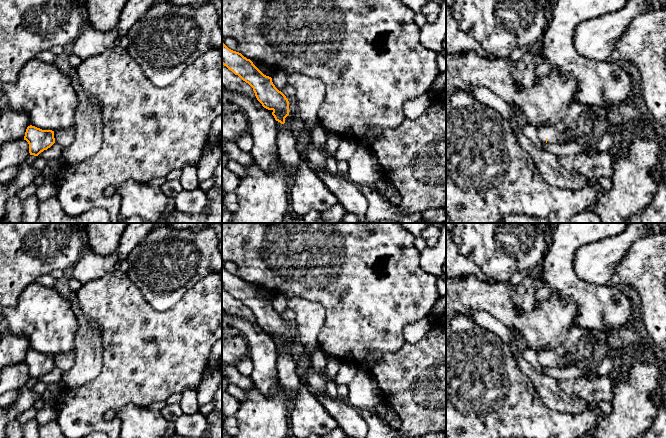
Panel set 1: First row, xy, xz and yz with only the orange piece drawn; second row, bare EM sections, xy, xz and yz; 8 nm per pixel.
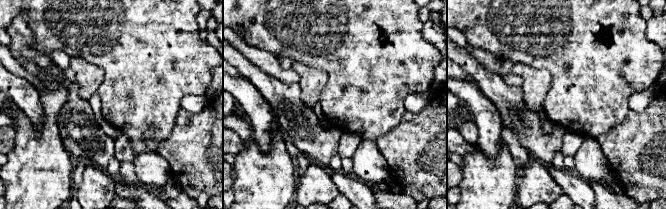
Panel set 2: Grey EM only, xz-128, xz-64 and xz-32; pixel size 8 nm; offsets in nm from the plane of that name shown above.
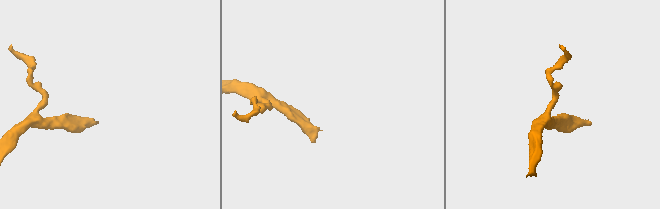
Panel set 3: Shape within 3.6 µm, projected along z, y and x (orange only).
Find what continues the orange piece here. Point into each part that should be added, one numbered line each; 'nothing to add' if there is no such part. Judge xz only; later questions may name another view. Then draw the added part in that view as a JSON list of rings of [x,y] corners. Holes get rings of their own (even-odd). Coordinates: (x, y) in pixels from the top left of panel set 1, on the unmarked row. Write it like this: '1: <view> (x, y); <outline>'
1: xz (287, 344); [[[289,331],[289,339],[285,342],[285,351],[287,353],[289,353],[291,355],[291,358],[293,359],[293,361],[295,362],[296,360],[293,358],[292,354],[291,354],[291,350],[290,350],[290,335],[291,335],[291,331]]]

